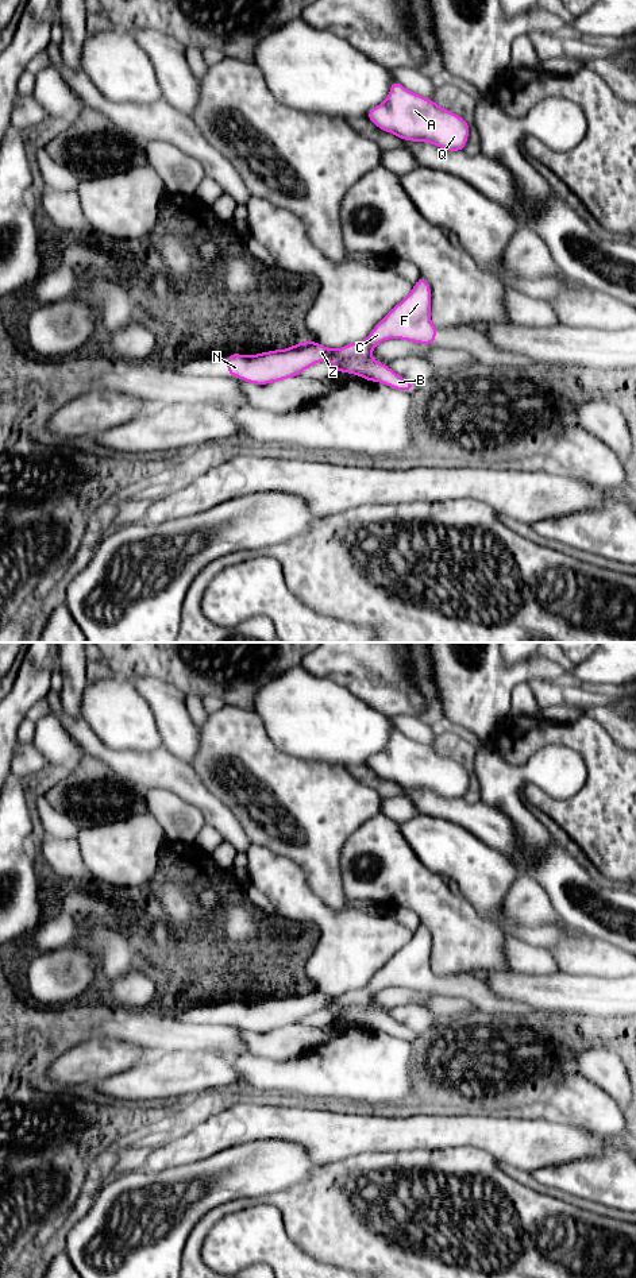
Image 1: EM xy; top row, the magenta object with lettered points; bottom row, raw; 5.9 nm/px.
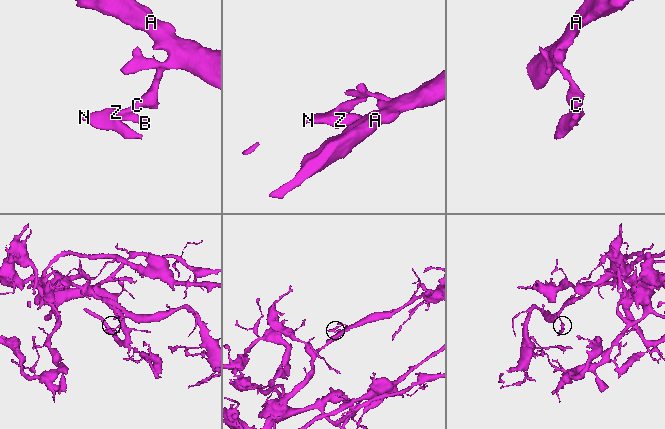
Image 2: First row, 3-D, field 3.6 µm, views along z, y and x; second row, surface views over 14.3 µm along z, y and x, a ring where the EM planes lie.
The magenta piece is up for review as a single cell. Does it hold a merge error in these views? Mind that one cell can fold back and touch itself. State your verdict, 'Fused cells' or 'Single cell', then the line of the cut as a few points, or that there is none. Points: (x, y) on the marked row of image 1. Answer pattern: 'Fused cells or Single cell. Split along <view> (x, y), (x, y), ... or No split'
Fused cells. Split along xy (336, 350), (339, 358), (370, 355)

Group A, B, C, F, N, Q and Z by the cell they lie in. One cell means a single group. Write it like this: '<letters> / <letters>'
A C F Q / B N Z

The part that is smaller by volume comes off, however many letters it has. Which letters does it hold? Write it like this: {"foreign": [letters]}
{"foreign": ["B", "N", "Z"]}

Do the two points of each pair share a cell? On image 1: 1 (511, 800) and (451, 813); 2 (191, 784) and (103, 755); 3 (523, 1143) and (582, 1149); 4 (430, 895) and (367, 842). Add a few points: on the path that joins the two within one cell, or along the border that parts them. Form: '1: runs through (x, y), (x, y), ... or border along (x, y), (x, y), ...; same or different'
1: border along (481, 800), (500, 809), (513, 825); different
2: runs through (169, 772), (124, 763); same
3: runs through (538, 1143), (567, 1143); same
4: runs through (415, 887), (382, 854); same

